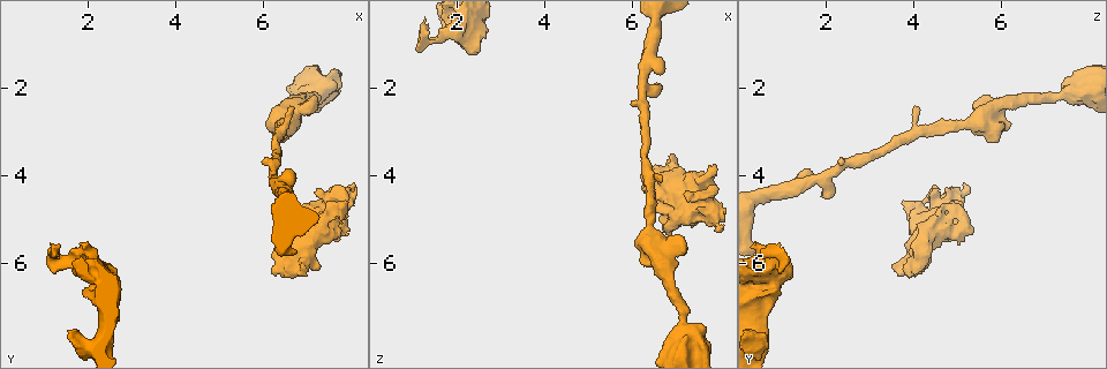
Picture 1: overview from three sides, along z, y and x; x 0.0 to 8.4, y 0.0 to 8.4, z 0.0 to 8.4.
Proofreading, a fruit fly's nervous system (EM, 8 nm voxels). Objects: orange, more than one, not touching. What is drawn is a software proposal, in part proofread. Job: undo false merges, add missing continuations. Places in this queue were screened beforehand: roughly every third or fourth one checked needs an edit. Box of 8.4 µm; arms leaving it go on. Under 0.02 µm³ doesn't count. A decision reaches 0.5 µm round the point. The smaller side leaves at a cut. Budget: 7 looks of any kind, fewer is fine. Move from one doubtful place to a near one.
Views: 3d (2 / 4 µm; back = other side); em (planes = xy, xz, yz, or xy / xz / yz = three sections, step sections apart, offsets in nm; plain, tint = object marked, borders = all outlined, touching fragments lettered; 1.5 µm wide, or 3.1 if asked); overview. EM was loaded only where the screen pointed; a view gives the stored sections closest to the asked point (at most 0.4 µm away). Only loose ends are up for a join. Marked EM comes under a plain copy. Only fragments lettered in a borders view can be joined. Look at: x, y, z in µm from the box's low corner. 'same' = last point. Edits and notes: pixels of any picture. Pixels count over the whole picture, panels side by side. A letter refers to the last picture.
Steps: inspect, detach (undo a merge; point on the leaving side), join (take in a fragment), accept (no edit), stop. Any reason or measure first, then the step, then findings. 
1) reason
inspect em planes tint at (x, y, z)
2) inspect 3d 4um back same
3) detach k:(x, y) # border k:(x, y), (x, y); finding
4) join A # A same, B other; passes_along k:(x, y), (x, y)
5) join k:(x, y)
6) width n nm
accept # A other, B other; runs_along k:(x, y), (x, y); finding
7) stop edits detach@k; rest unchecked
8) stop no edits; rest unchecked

free end
inspect em yz step 8 tint at (6.85, 5.20, 5.35)

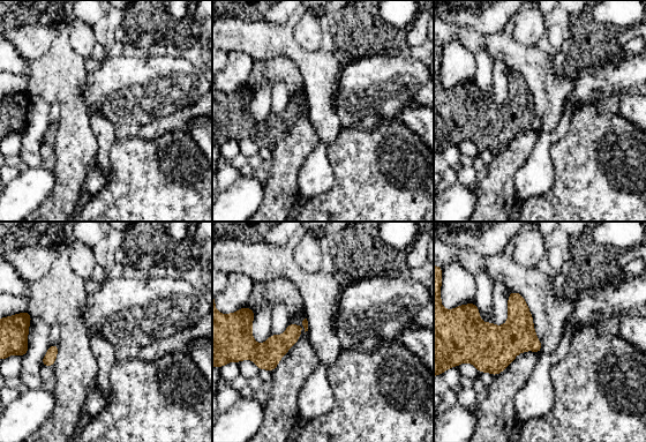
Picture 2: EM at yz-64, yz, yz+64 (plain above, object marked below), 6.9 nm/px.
inspect em planes borders same

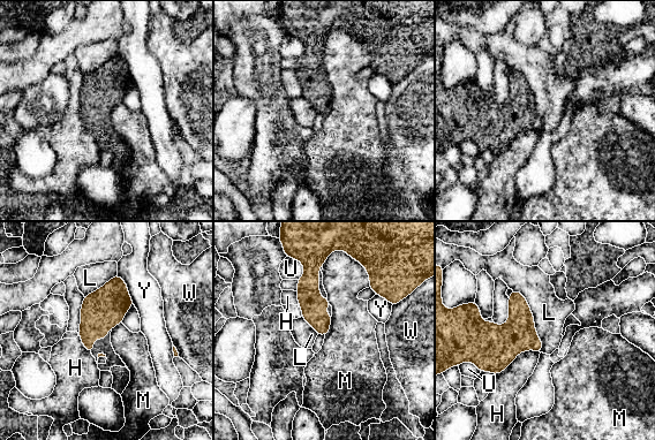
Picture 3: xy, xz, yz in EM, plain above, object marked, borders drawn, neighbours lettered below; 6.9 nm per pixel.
longest_contact L 480 nm
accept # H other, L other, M other, U other, W other, Y other; none of them fits

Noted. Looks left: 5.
arms part here
inspect em xz step 8 borders at (6.25, 4.00, 2.00)

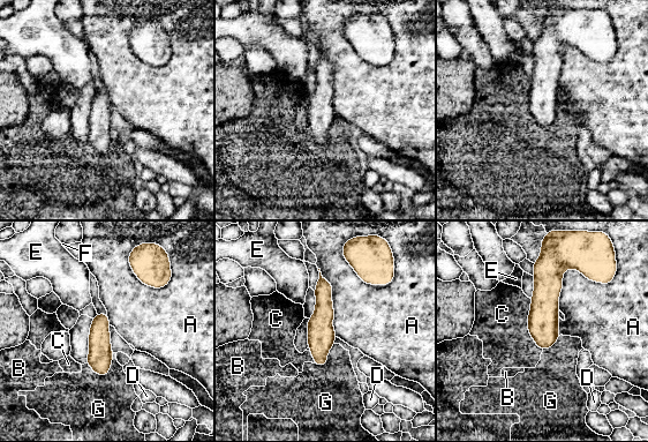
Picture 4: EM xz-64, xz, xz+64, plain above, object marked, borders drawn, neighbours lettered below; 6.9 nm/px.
accept # A other, B other, C other, D other, E other, F other, G other; runs_along 4:(539, 263), (545, 272), (545, 345); all the same neuron

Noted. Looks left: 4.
an open end
inspect 3d 4um back at (2.45, 6.40, 1.20)

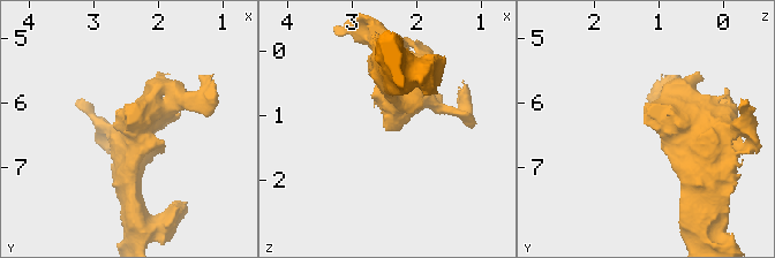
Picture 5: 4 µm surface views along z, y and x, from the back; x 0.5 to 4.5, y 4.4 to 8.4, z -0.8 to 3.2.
now the EM
inspect em yz step 8 borders at (2.45, 6.35, 1.20)

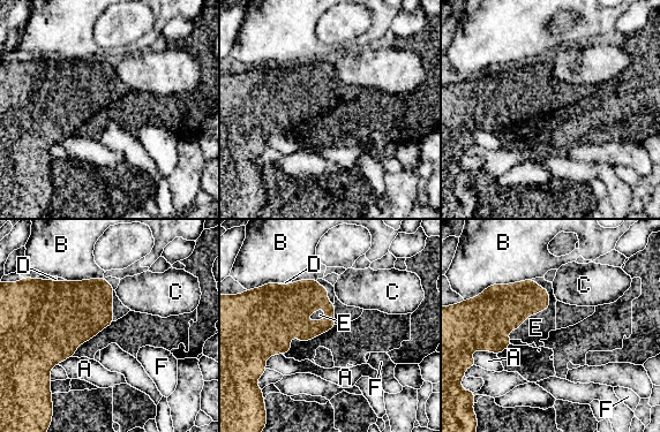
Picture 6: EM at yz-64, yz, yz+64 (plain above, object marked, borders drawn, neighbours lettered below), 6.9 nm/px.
inspect em xz step 4 borders same

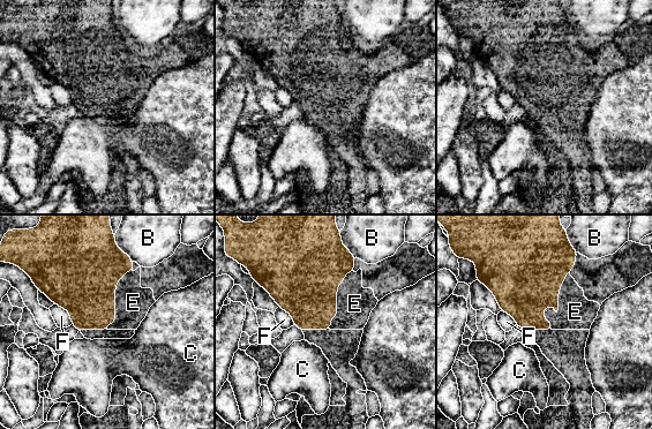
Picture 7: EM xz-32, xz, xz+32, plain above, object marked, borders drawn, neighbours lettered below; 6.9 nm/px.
join E # B other, C other, E same, F other; passes_along 7:(305, 281), (336, 299), (354, 303); it goes on there

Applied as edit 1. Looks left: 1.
stop edits join@7; rest unchecked

